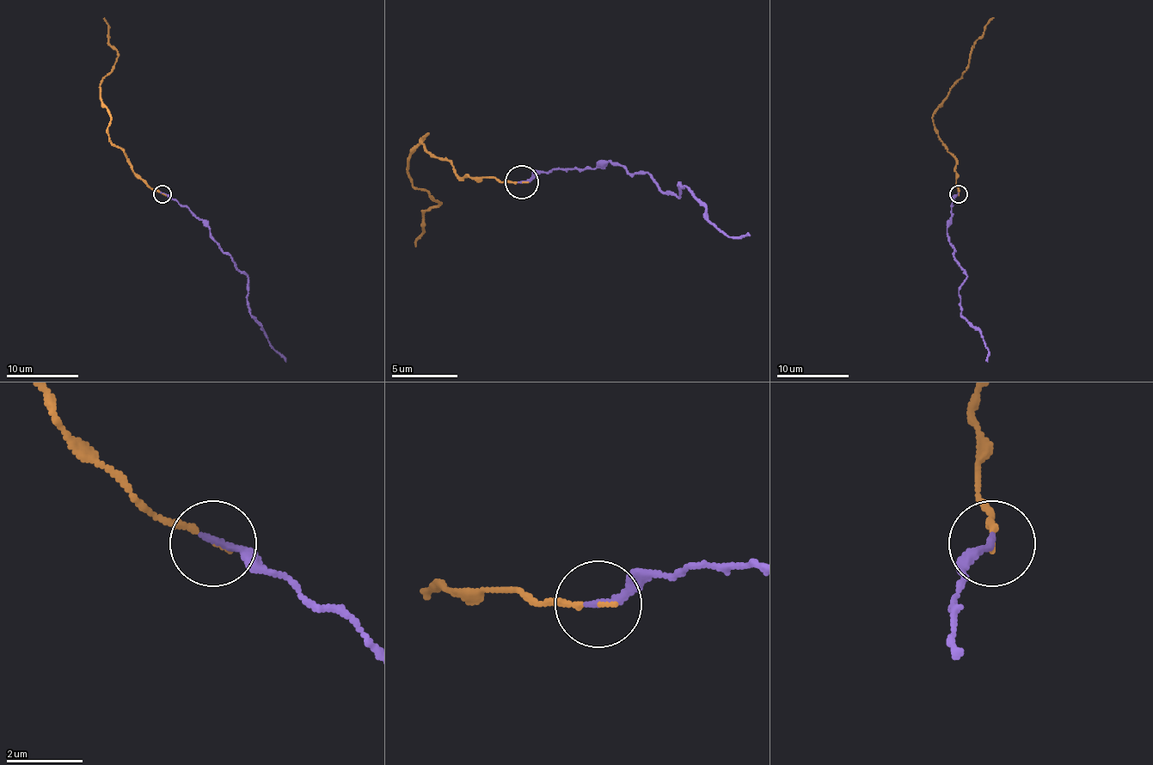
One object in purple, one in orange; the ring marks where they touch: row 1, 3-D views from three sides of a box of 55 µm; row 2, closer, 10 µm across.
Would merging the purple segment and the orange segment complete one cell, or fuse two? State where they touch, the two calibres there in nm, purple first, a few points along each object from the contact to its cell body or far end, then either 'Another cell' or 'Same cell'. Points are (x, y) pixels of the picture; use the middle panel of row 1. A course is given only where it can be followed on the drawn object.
Place: (522, 182). Thickness 190 nm (purple) against 120 nm. Course of purple: (523, 181), (609, 162), (628, 174), (649, 174), (678, 198), (678, 181), (719, 231), (732, 238), (749, 231). Course of orange: (523, 181), (463, 178), (423, 144), (426, 135), (409, 155), (409, 181), (439, 205), (423, 214), (416, 247). Same cell

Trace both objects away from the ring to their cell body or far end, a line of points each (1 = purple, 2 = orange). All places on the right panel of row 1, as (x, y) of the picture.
1: (958, 193), (951, 205), (947, 236), (954, 260), (967, 276), (958, 290), (961, 314), (985, 343), (985, 361)
2: (958, 193), (956, 161), (938, 137), (933, 112), (958, 82), (984, 27), (994, 18)

